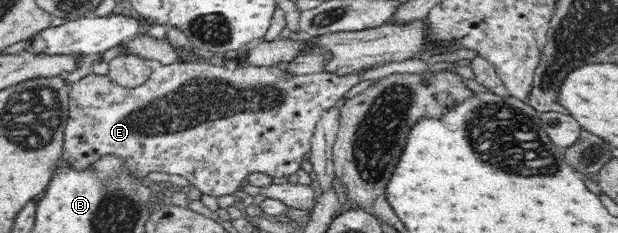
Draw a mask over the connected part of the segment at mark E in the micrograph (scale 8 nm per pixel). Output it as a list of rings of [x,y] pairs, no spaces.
[[[174,63],[170,65],[162,64],[154,69],[150,77],[135,88],[125,88],[114,83],[107,75],[98,75],[92,72],[79,81],[72,83],[68,91],[68,121],[64,127],[63,155],[68,164],[74,168],[83,170],[91,168],[91,165],[102,156],[116,154],[124,160],[124,166],[132,170],[134,176],[142,178],[152,171],[163,171],[170,176],[178,175],[185,177],[192,185],[195,185],[203,194],[220,197],[221,195],[230,195],[242,185],[246,175],[249,173],[265,173],[270,177],[288,177],[300,169],[302,157],[308,153],[311,148],[311,139],[320,119],[321,113],[336,105],[336,101],[344,97],[344,93],[350,91],[354,85],[360,83],[362,75],[367,71],[363,70],[352,72],[343,76],[336,73],[322,72],[308,75],[294,75],[290,72],[281,71],[274,66],[254,66],[244,65],[243,67],[231,70],[217,65],[200,63]]]

